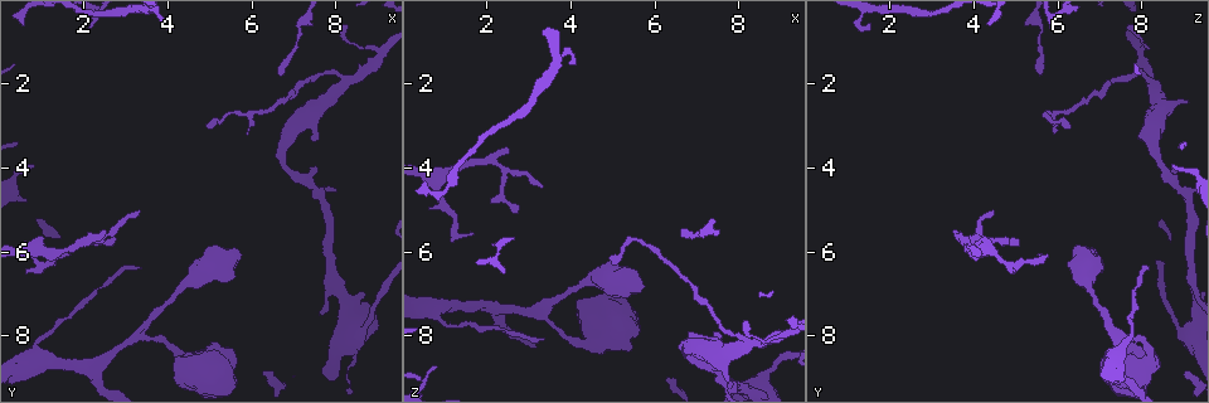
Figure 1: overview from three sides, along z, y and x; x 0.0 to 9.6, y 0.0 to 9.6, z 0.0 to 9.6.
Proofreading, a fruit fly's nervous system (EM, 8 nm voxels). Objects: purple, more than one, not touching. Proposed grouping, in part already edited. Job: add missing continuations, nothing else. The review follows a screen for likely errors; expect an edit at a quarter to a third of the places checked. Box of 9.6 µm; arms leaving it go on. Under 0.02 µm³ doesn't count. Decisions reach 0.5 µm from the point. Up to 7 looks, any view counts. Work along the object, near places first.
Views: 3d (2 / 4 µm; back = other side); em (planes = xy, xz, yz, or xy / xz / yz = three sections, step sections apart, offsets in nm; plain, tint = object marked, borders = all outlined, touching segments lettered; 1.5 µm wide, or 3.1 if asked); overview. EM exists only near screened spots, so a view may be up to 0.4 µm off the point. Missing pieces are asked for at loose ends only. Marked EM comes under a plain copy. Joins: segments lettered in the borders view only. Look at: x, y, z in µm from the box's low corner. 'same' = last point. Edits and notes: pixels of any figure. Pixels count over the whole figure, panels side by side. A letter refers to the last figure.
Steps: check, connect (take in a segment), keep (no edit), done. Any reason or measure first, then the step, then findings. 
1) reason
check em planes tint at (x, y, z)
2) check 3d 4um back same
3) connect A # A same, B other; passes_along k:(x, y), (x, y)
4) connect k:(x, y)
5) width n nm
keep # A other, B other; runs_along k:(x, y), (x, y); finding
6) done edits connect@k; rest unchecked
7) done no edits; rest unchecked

an open end
check em planes tint at (4.10, 8.80, 7.25)

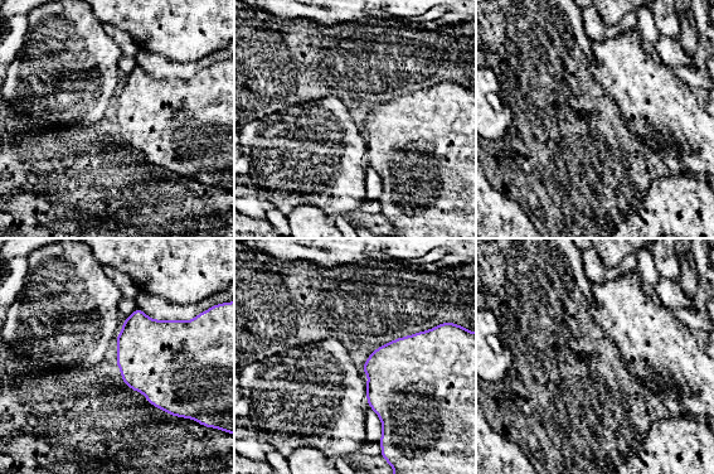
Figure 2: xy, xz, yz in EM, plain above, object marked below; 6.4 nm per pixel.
what lies round it
check em planes borders same

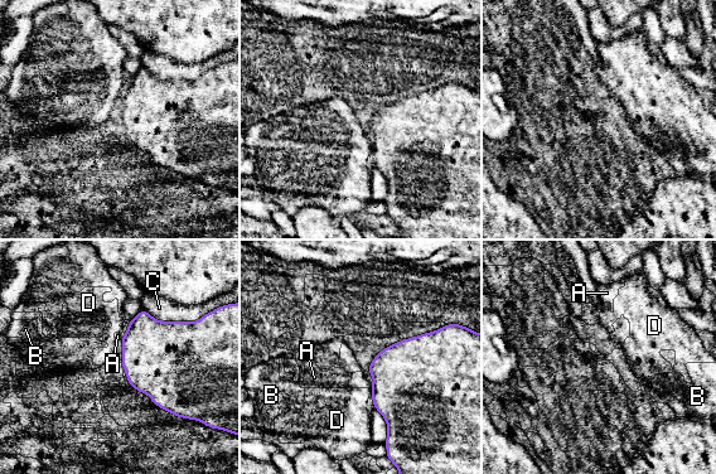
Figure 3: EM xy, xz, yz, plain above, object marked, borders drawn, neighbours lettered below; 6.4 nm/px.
keep # A other, B other, C other, D other; border 3:(371, 387), (371, 400), (375, 407); none of them fits

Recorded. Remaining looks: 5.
thin end
check 3d 4um at (3.25, 5.00, 4.35)

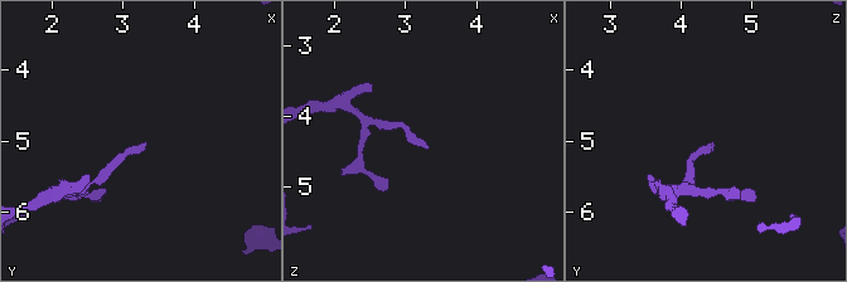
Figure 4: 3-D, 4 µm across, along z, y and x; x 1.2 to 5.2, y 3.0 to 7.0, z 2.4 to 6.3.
now the EM
check em planes borders at (3.30, 5.00, 4.40)

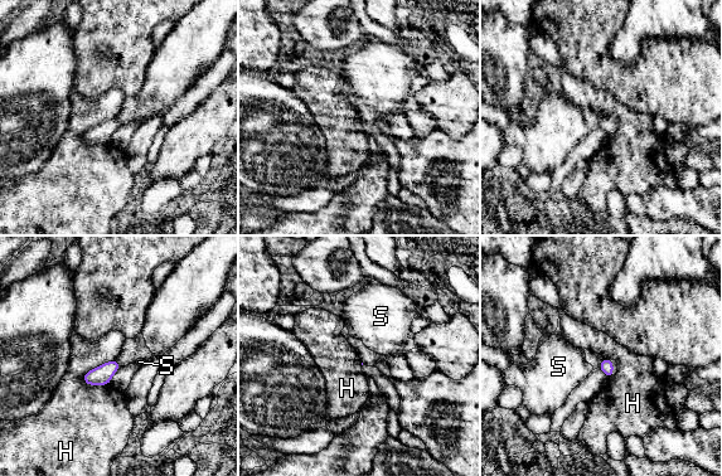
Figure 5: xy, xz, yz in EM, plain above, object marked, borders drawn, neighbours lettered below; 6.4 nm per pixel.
keep # H other, S other; border 5:(115, 359), (90, 369), (81, 378); none of them fits

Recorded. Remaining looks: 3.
branch stops here
check 3d 2um at (1.60, 6.05, 5.60)

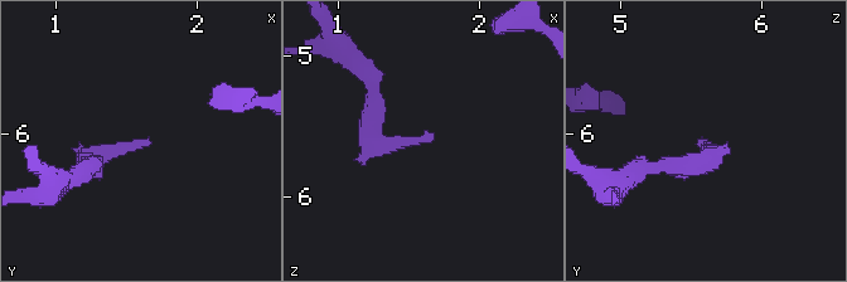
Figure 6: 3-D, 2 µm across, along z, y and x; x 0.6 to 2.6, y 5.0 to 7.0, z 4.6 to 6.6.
need the tissue
check em planes borders at (1.64, 6.06, 5.56)

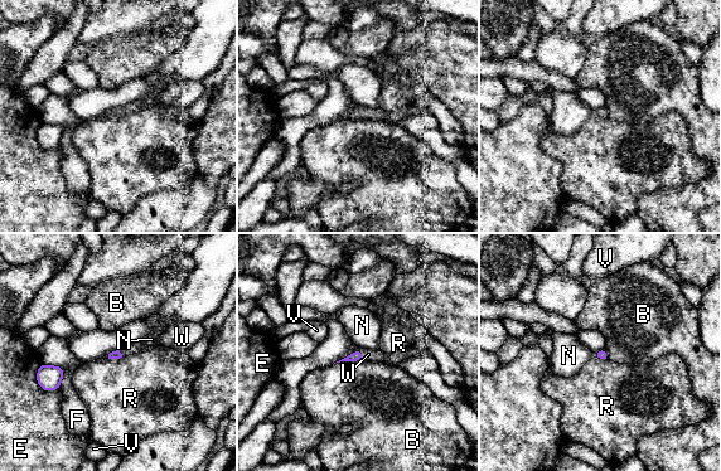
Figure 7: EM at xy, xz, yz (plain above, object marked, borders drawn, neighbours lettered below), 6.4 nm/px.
keep # B other, E other, F other, N other, R other, V other, W other; border 7:(359, 349), (362, 359); no lettered segment goes on from it

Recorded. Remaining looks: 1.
done no edits; rest unchecked

